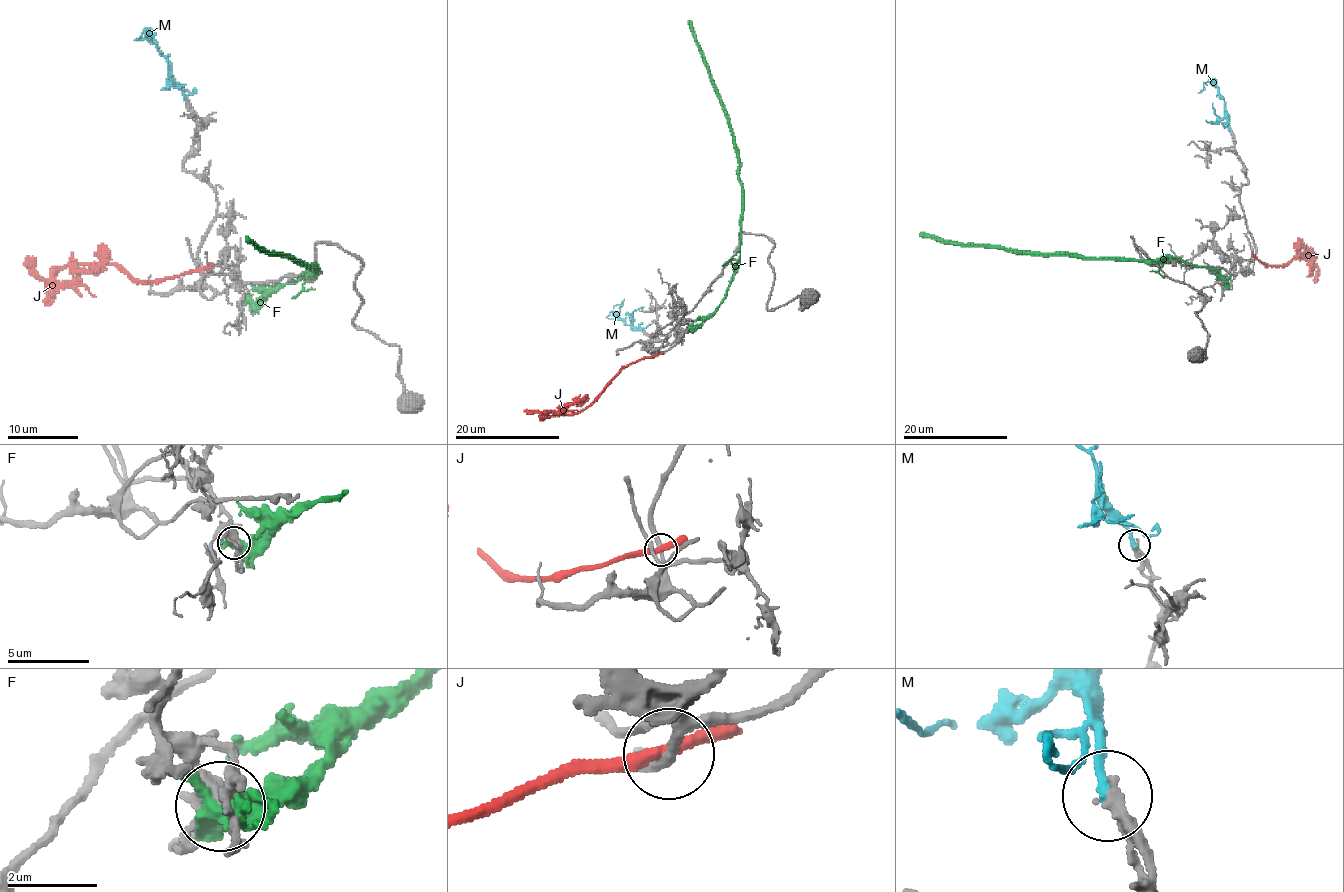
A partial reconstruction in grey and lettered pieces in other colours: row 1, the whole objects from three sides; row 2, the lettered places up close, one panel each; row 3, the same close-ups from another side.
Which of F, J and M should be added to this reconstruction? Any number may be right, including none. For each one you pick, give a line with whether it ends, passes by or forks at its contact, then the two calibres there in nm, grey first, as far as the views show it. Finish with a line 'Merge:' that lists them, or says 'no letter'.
M: it ends; calibres 300 and 280 nm
Merge: M

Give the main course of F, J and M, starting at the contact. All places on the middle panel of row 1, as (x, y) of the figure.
F: (690, 328), (701, 324), (724, 296), (740, 255), (741, 182), (739, 149), (729, 118), (688, 20)
J: (655, 355), (643, 356), (621, 369), (590, 403), (576, 412), (548, 415), (546, 412), (560, 411), (582, 398)
M: (643, 330), (620, 319), (620, 304), (624, 299)

